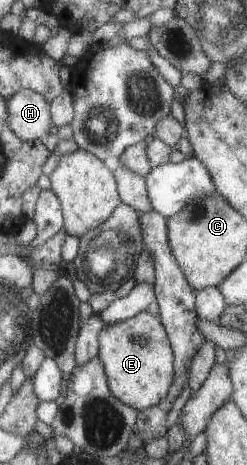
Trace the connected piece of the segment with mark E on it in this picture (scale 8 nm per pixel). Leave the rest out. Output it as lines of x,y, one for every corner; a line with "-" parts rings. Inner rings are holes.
148,310
122,323
107,325
99,337
99,357
103,359
107,381
113,394
126,405
143,410
158,405
175,383
175,355
170,335
162,319

